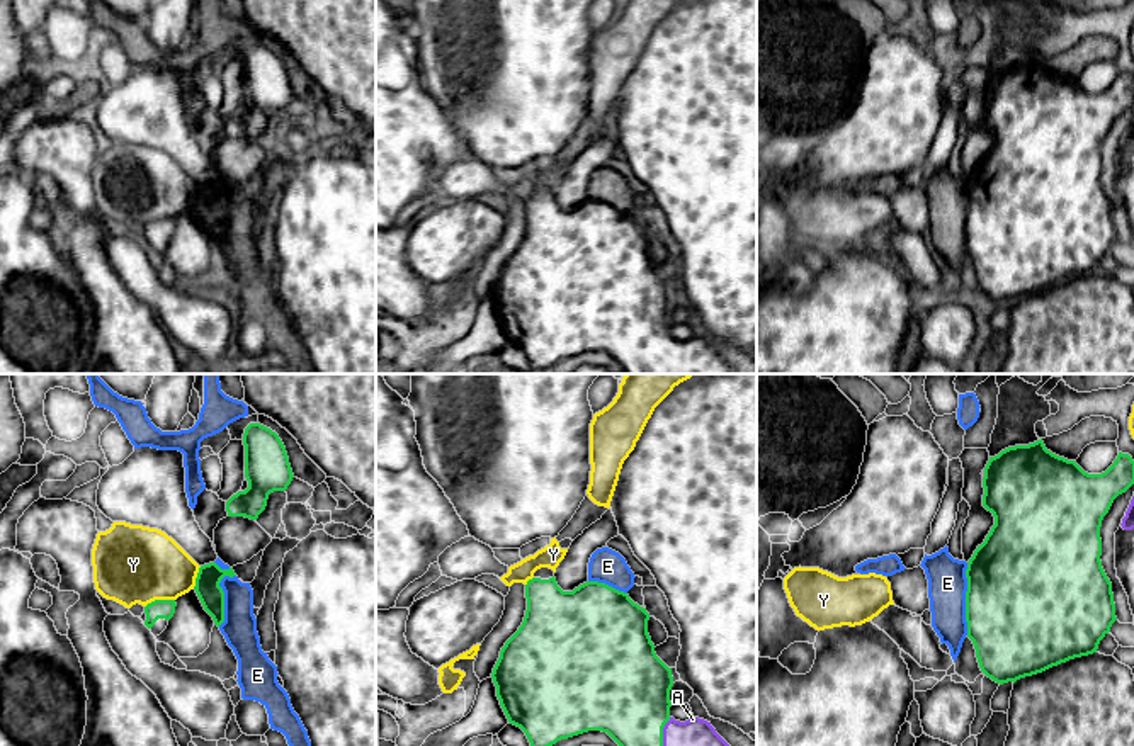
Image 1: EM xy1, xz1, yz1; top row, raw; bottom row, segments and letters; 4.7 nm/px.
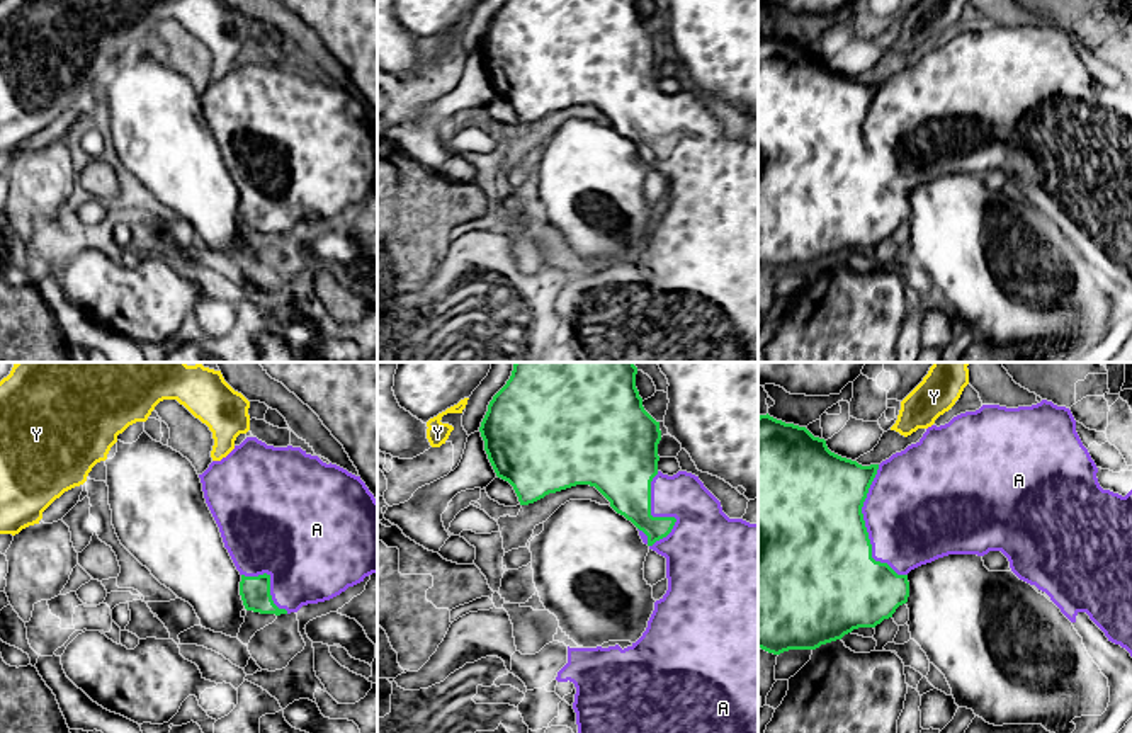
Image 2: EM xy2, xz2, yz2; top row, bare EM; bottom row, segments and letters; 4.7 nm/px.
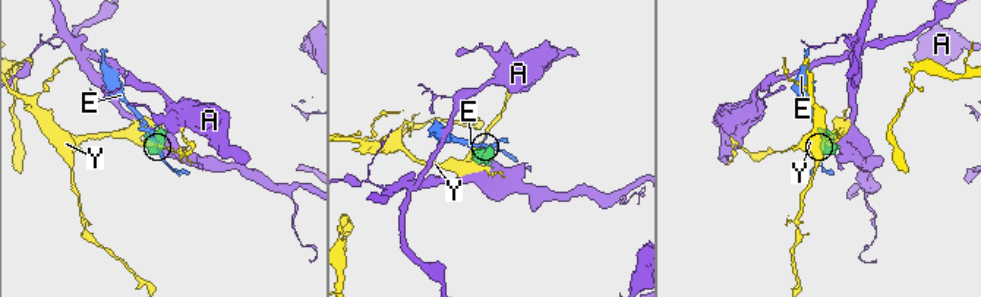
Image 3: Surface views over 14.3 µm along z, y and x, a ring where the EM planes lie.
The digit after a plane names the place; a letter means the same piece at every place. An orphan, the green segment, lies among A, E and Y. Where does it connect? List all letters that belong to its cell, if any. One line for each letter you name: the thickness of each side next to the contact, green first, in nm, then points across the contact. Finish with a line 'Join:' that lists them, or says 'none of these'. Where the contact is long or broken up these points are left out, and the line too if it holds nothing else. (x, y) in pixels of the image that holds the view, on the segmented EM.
A: Thickness 500 nm (green) against 480 nm
Join: A

